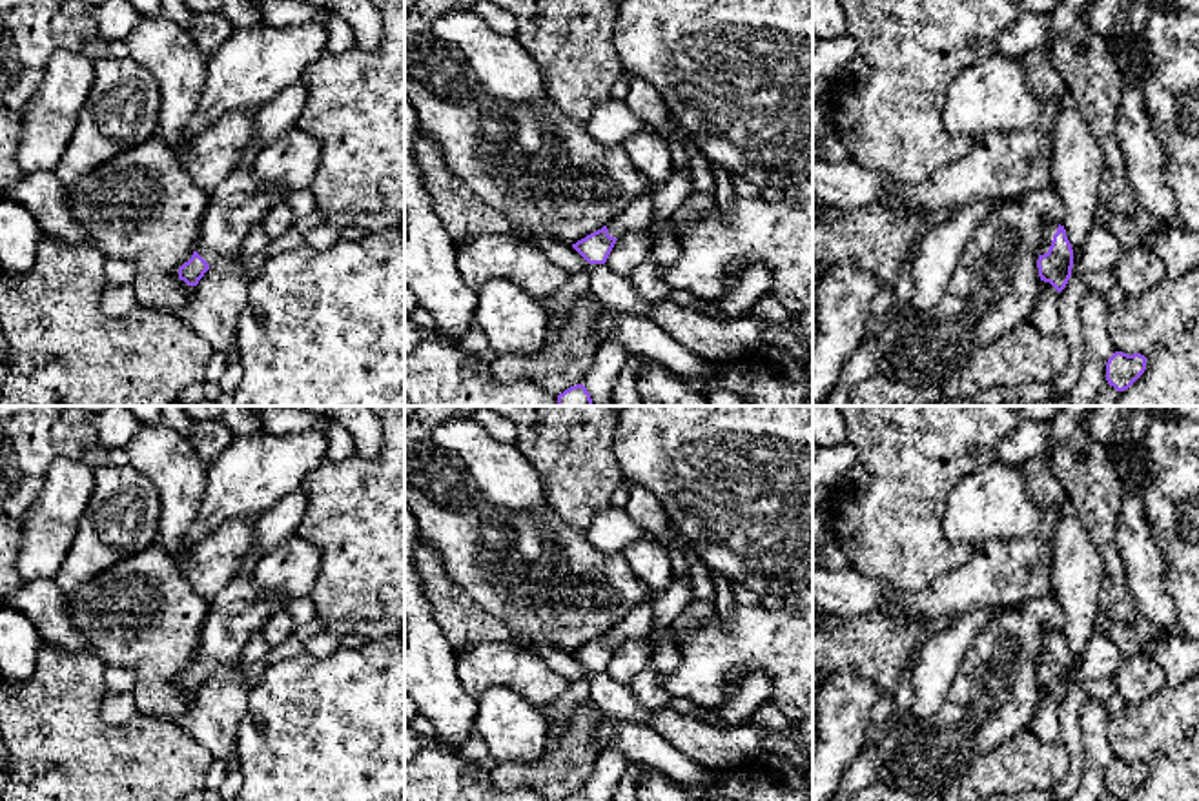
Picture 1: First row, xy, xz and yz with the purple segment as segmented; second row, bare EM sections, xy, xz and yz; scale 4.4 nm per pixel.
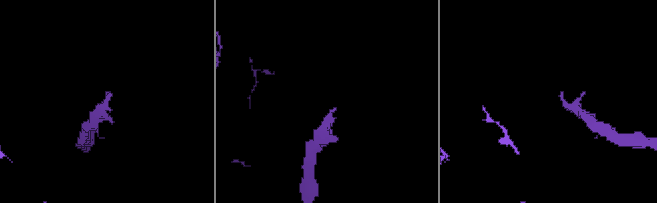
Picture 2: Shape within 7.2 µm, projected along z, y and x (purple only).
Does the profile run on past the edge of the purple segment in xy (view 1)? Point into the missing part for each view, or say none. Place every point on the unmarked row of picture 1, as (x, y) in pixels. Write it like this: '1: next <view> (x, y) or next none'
1: next xy (235, 614)

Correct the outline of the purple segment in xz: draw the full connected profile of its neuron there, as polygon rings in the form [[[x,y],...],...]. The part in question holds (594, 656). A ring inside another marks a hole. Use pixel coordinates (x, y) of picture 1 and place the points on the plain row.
[[[651,603],[638,604],[621,623],[601,637],[572,652],[589,672],[605,672],[616,648],[629,639],[649,639],[654,626]]]

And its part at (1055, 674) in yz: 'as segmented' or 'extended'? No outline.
extended

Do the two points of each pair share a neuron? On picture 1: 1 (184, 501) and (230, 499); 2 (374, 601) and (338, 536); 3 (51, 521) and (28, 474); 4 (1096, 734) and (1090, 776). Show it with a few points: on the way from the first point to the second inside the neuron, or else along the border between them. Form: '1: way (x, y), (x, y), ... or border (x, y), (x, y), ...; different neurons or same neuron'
1: border (206, 465), (206, 492), (190, 527), (190, 539); different neurons
2: way (374, 585), (374, 572), (354, 552); same neuron
3: border (62, 457), (50, 465), (24, 514), (22, 534); different neurons
4: way (1096, 745), (1096, 765); same neuron

